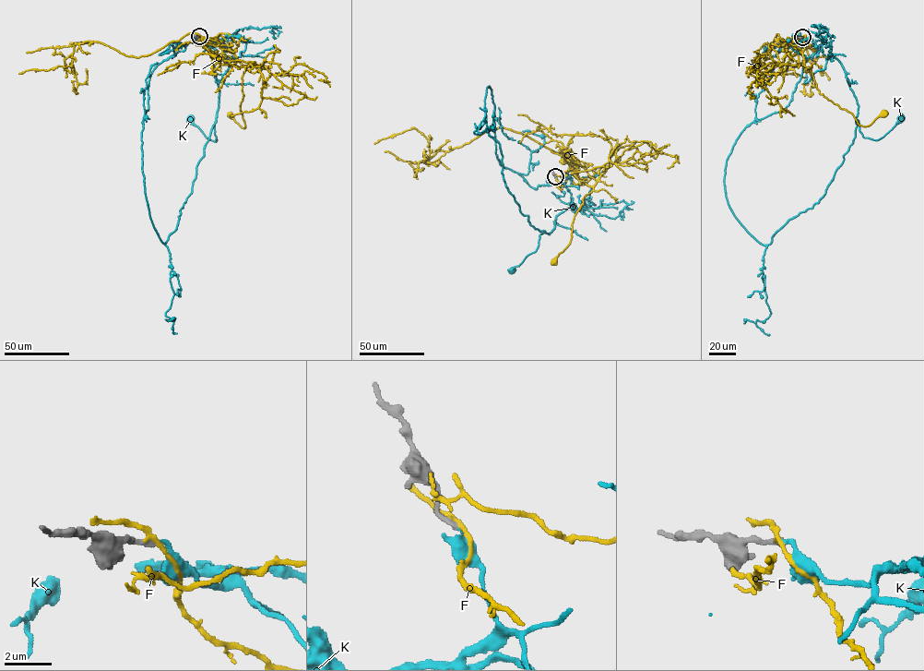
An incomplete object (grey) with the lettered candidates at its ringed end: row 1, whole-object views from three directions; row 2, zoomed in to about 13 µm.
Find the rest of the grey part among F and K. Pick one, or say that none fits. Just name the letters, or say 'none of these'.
K

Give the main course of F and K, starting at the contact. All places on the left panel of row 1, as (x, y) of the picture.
F: (199, 36), (211, 44), (219, 33), (230, 34), (246, 68), (240, 104), (244, 128), (230, 115)
K: (199, 37), (158, 65), (148, 83), (142, 172), (163, 243), (216, 121), (217, 140), (190, 120)

